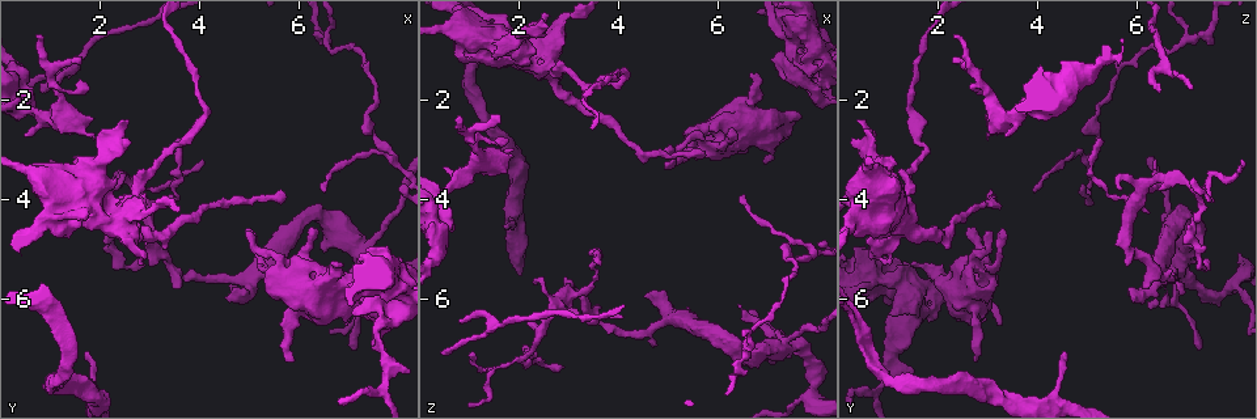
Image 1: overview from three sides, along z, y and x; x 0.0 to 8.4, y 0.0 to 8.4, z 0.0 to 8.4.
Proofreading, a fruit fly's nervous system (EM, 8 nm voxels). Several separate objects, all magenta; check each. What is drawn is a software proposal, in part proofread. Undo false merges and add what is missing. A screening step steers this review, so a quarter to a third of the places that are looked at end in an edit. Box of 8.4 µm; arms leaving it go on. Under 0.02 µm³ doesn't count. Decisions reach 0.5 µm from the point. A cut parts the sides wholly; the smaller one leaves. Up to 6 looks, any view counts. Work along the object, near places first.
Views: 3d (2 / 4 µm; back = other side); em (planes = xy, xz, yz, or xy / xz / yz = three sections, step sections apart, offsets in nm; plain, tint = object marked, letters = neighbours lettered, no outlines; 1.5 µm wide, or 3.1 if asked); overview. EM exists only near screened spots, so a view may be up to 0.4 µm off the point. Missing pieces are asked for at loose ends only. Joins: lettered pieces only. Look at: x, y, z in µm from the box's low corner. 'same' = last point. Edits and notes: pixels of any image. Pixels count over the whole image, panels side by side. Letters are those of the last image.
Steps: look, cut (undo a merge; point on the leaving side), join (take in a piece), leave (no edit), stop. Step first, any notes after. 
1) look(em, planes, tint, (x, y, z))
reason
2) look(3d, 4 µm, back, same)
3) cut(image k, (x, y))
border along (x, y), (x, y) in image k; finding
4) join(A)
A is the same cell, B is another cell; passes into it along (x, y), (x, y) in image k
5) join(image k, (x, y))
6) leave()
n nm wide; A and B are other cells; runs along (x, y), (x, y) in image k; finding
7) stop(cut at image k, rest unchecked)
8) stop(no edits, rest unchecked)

look(3d, 2 µm, (6.60, 5.20, 1.55))
an open end

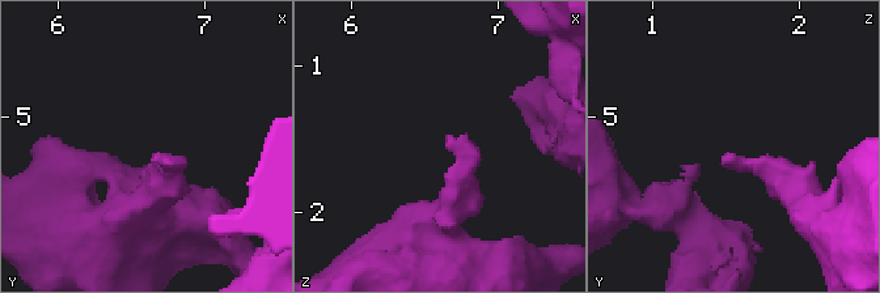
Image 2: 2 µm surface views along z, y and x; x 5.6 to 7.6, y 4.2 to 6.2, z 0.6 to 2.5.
look(em, planes, letters, (6.64, 5.24, 1.50))
now the EM

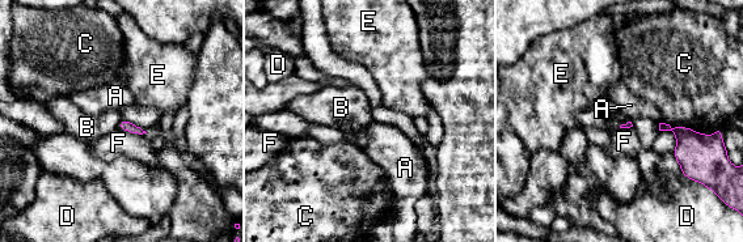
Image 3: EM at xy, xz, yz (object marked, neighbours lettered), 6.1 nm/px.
leave()
C touches over 280 nm; A, B, C, D, E and F are other cells; border along (122, 119), (117, 127) in image 3; no lettered piece goes on from it

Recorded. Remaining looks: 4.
look(em, planes, letters, (5.85, 7.20, 2.75))
branch stops here

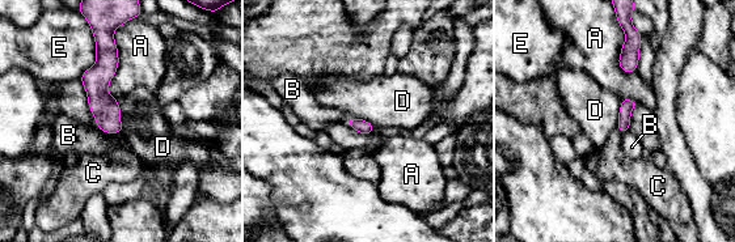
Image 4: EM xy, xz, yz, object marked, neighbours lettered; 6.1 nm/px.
join(C)
C is the same cell, A, B, D and E are other cells; the cell continues

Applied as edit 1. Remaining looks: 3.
look(em, planes, tint, (5.00, 5.55, 6.40))
a fork

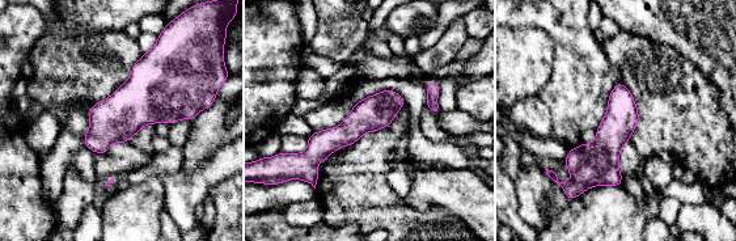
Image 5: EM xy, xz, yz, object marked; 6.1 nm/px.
look(em, planes, letters, same)
see the neighbours

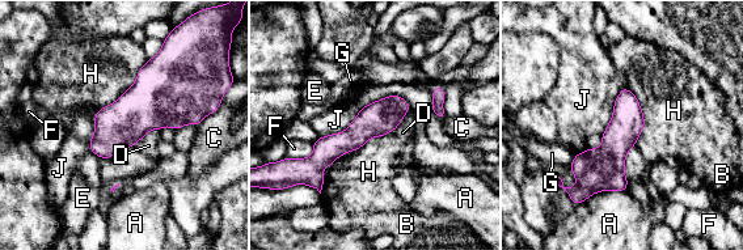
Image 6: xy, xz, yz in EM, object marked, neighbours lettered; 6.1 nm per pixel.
leave()
200 nm wide; A, B, C, D, E, F, G, H and J are other cells; all the same cell

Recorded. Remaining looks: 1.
stop(join at image 4, rest unchecked)

